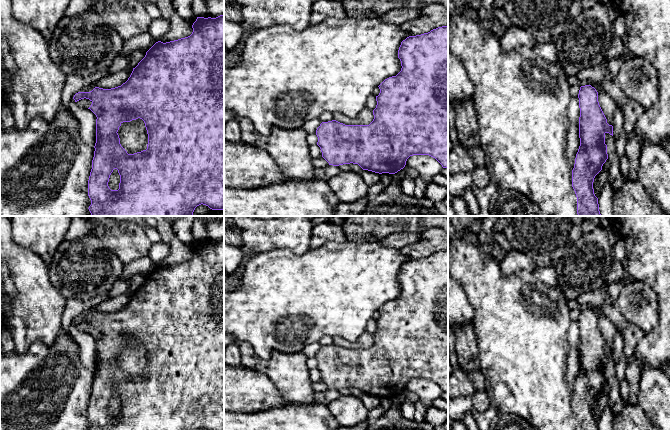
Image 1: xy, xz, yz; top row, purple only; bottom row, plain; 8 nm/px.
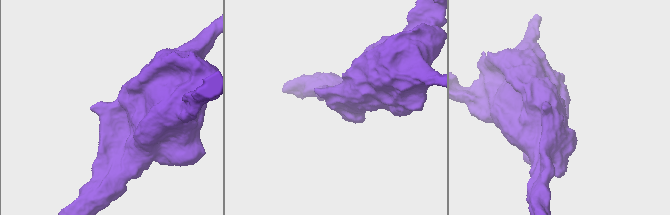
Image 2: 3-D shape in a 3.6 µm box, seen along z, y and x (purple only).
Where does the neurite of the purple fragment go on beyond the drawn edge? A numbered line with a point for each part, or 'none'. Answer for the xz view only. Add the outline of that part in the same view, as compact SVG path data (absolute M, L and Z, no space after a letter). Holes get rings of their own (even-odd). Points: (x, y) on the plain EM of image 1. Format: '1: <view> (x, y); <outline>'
none

